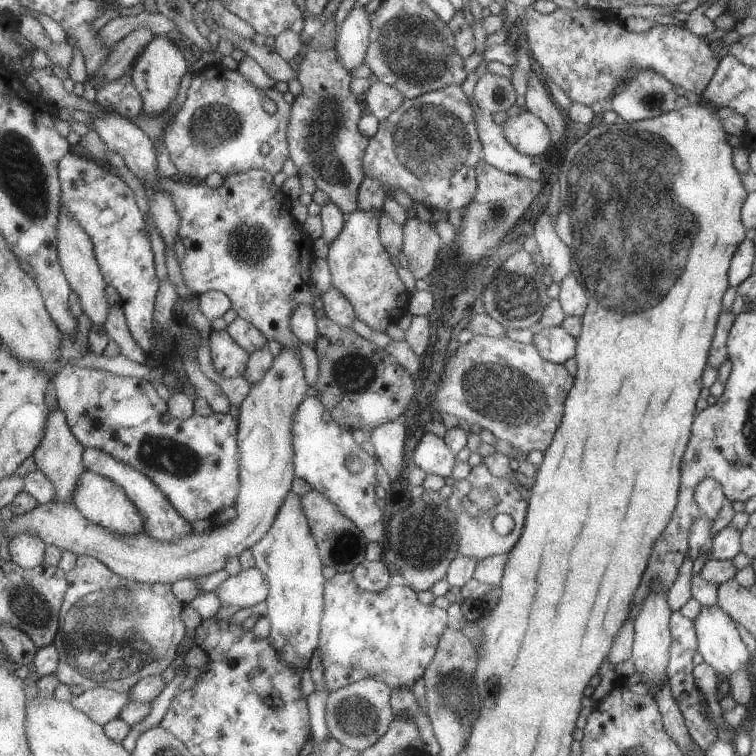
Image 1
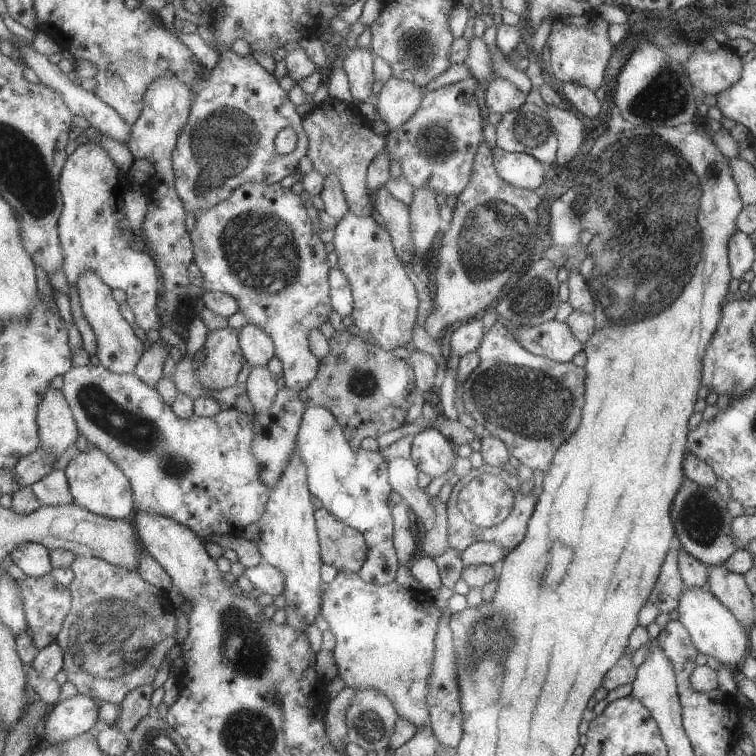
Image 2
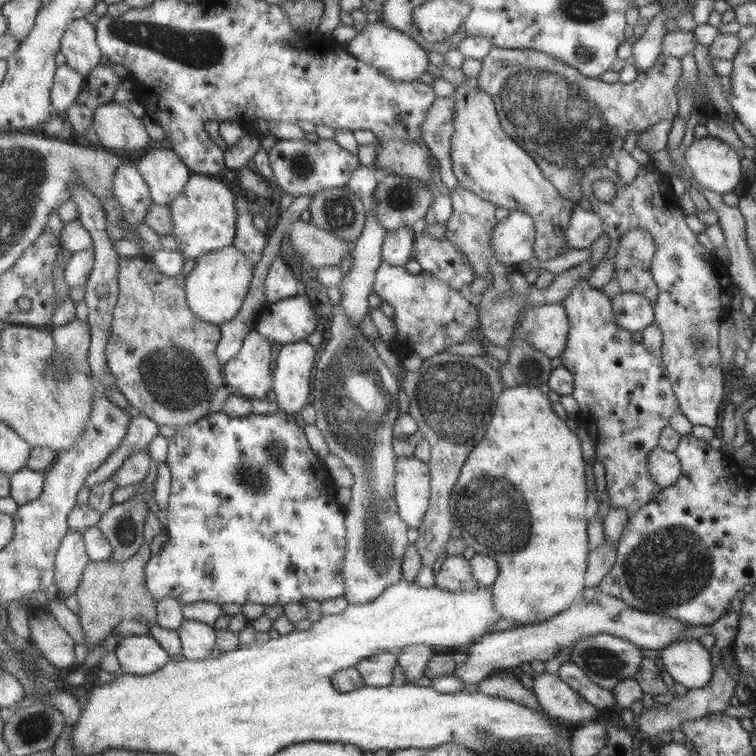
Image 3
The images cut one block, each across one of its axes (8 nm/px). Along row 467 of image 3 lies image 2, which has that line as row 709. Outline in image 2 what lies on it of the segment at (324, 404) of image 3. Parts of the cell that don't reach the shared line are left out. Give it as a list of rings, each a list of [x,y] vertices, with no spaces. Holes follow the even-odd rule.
[[[360,689],[347,715],[351,740],[367,752],[386,751],[400,718],[396,704],[383,691]]]

